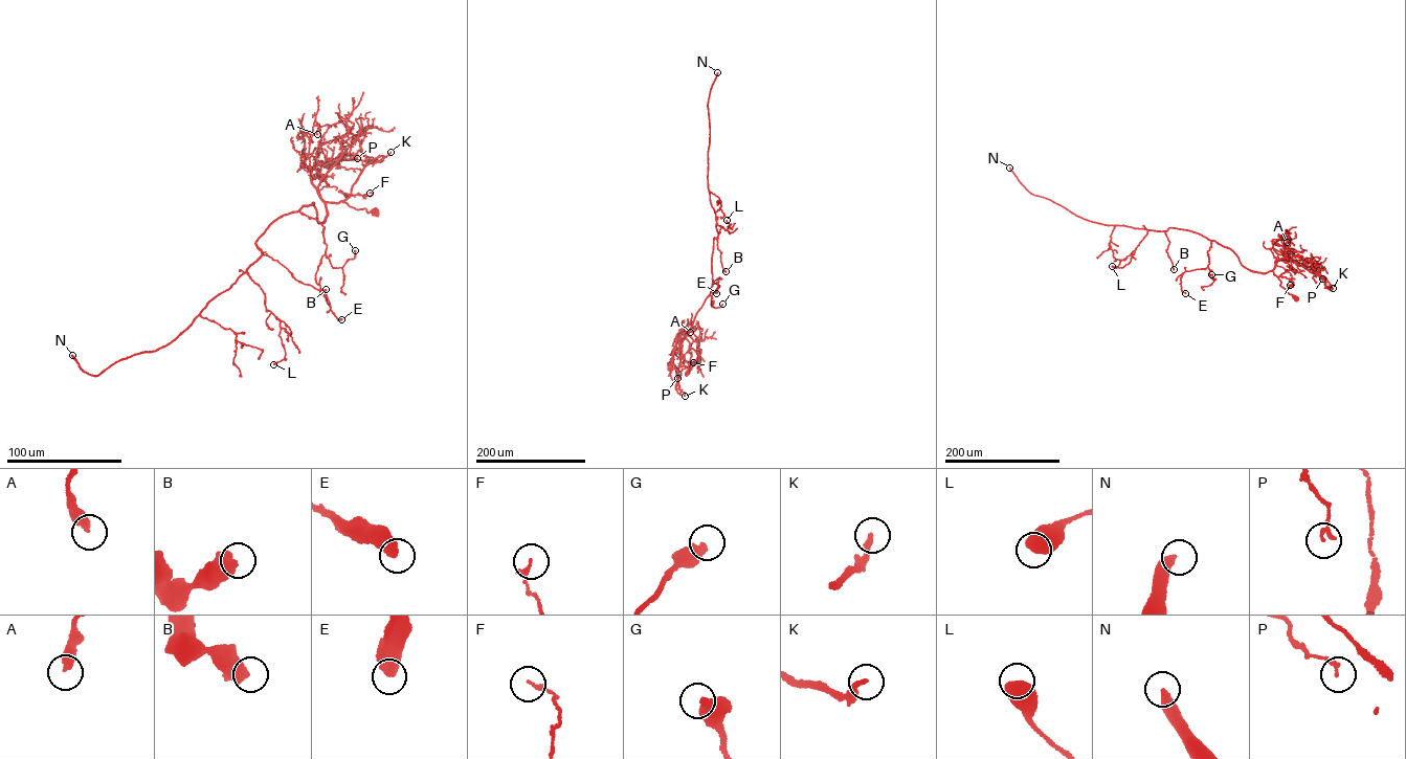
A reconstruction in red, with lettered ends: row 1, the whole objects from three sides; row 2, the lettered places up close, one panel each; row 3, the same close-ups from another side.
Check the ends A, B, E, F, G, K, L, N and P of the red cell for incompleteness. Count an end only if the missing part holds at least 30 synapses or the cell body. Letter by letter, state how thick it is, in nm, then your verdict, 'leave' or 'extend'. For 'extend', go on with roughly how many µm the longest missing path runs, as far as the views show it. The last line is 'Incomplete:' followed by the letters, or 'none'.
A: calibre 400 nm; leave
B: calibre 700 nm; leave
E: calibre 550 nm; leave
F: calibre 150 nm; leave
G: calibre 500 nm; leave
K: calibre 200 nm; leave
L: calibre 650 nm; leave
N: calibre 400 nm; extend; missing 300 µm
P: calibre 150 nm; leave
Incomplete: N

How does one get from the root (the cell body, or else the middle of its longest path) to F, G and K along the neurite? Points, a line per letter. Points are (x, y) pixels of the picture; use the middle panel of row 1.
F: (687, 373), (689, 345), (692, 349), (684, 356), (689, 364), (693, 362)
G: (687, 373), (691, 355), (686, 335), (710, 293), (712, 278), (719, 286), (712, 294), (711, 305), (722, 304)
K: (687, 373), (691, 355), (689, 342), (683, 333), (673, 349), (669, 373), (685, 396)

